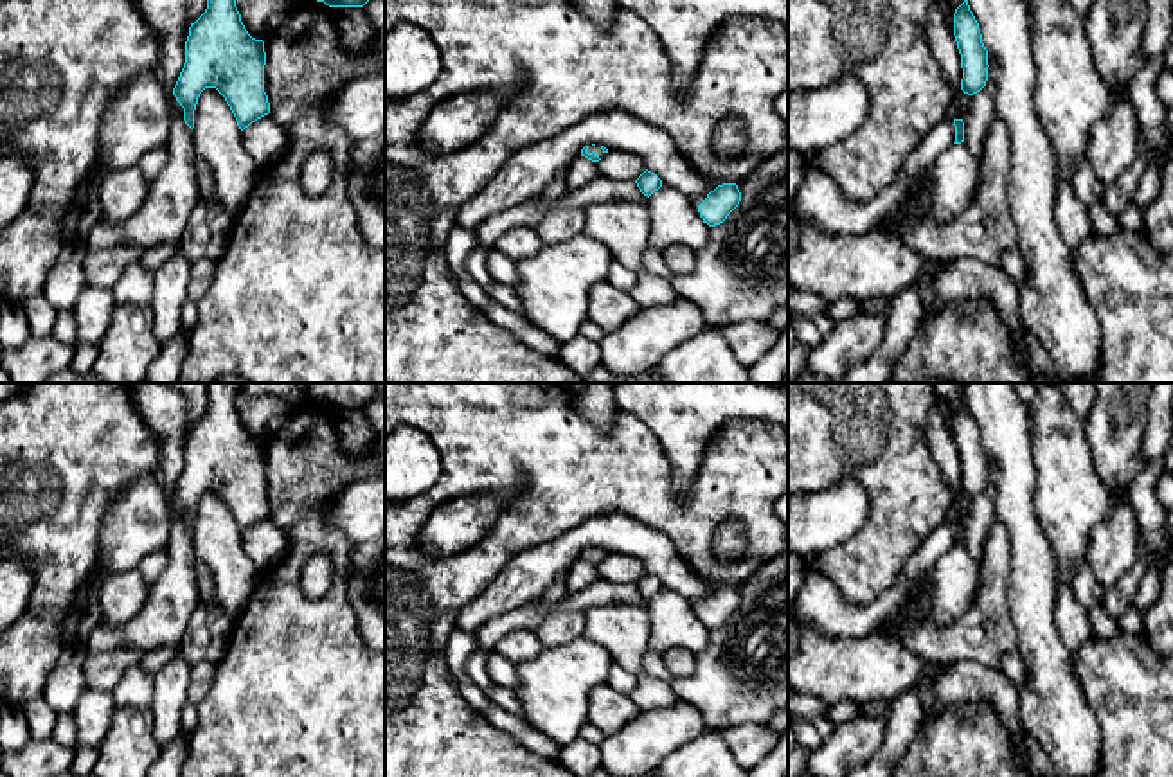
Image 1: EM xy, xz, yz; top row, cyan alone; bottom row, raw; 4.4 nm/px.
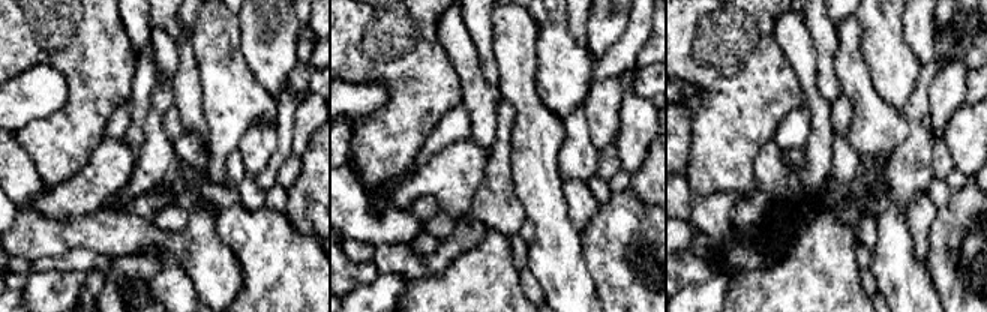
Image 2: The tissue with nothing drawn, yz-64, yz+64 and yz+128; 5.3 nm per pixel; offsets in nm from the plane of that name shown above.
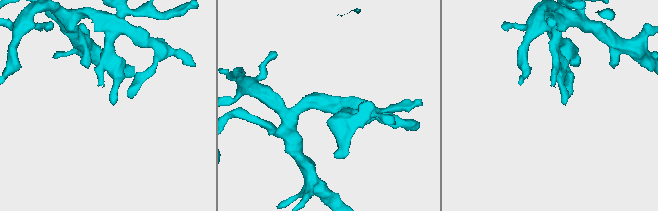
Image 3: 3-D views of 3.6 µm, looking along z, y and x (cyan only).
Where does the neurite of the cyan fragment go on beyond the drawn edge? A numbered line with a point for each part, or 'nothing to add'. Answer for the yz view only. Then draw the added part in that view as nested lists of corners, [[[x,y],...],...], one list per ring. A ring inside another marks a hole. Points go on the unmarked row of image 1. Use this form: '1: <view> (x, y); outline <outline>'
1: yz (950, 589); outline [[[954,547],[927,572],[925,583],[914,586],[900,608],[878,628],[882,635],[910,622],[912,628],[945,628],[959,621],[977,603],[980,563],[964,549]]]

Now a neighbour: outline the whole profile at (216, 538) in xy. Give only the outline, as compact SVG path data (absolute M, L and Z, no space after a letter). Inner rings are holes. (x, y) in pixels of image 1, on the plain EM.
M205 491L194 513L194 550L216 579L218 606L223 617L236 621L246 606L261 572L241 545L241 532L216 491Z

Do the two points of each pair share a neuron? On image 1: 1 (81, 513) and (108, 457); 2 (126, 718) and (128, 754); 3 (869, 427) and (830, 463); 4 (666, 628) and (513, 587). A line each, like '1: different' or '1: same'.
1: same
2: same
3: same
4: different

